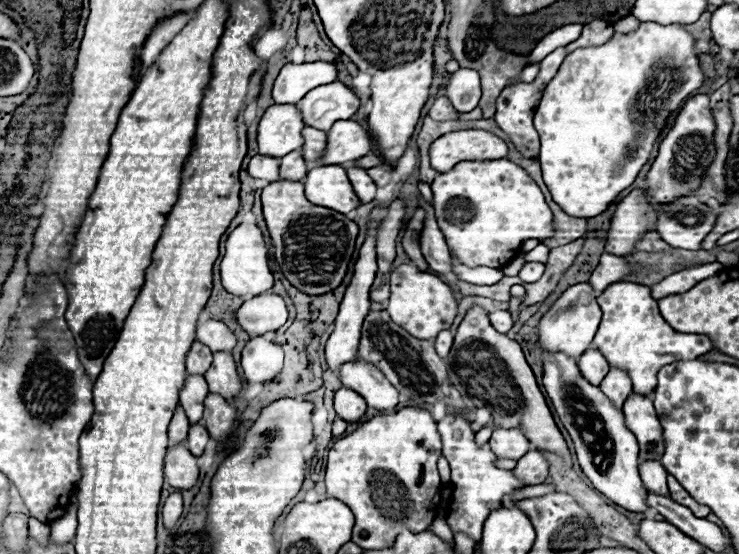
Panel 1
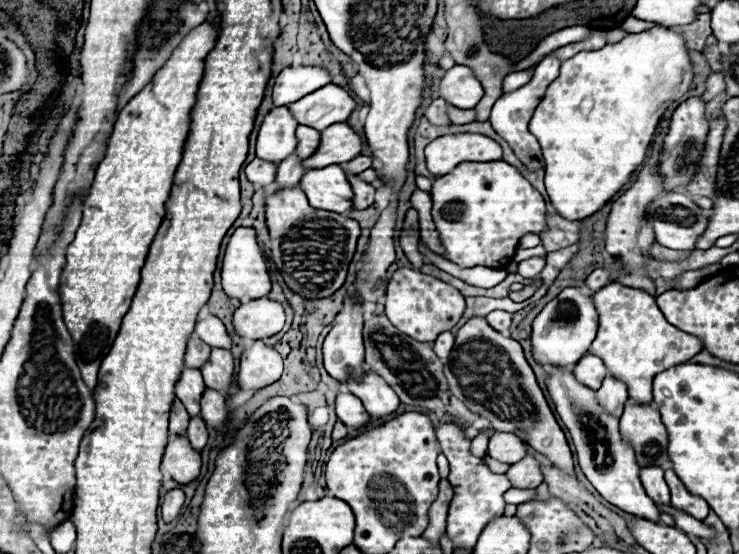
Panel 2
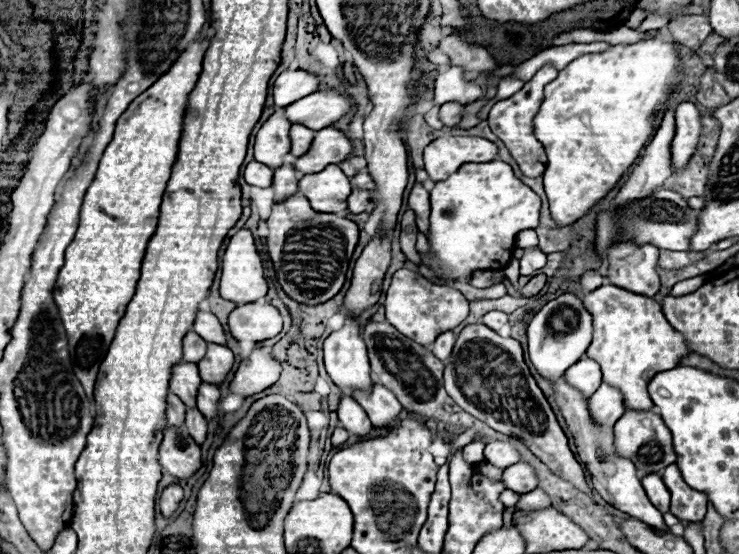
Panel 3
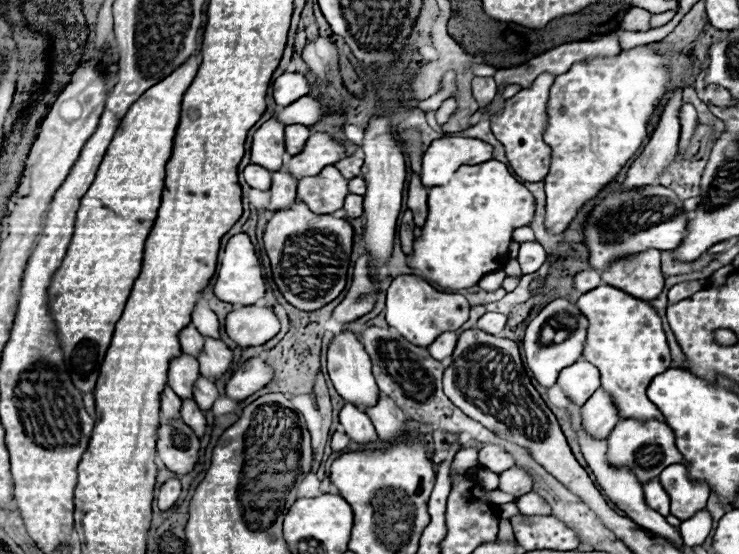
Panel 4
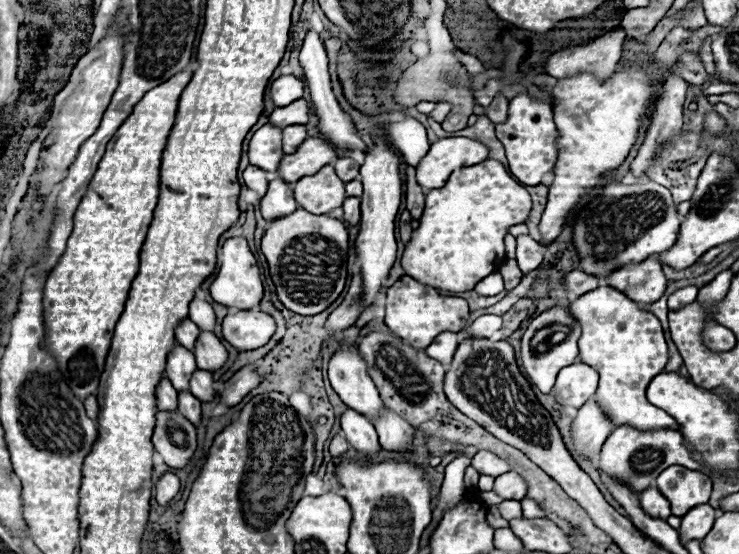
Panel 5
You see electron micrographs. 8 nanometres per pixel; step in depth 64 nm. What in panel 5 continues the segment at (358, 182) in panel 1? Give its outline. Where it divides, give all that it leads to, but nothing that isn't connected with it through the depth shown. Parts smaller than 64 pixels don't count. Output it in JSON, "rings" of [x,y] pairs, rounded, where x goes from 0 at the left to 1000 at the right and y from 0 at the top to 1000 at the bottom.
{"rings":[[[482,354],[468,357],[465,368],[463,368],[463,375],[465,375],[465,397],[474,408],[479,408],[479,404],[487,401],[487,357],[482,357]]]}

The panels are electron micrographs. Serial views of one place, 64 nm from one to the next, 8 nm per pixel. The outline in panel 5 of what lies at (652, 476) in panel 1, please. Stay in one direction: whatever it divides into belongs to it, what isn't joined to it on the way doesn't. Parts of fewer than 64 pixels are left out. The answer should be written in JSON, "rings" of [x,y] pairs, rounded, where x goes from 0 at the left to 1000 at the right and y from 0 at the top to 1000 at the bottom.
{"rings":[[[880,877],[866,892],[866,910],[869,910],[871,924],[877,924],[882,931],[893,931],[899,939],[909,928],[904,903],[896,895],[896,888],[888,877]]]}

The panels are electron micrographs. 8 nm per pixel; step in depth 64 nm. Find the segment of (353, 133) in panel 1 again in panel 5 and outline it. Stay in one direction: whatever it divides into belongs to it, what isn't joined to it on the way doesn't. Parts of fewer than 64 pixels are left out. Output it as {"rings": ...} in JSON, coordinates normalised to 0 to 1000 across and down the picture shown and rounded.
{"rings":[[[414,249],[398,278],[387,278],[376,300],[376,318],[387,329],[401,329],[409,318],[422,318],[436,300],[457,282],[455,267],[438,249]]]}

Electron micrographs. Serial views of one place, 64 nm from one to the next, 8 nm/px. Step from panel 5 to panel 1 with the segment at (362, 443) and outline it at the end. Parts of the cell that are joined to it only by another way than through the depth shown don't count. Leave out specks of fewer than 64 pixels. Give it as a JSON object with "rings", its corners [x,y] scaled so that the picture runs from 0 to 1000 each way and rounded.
{"rings":[[[465,697],[455,708],[452,733],[455,733],[455,747],[457,747],[460,755],[465,755],[468,762],[482,762],[482,758],[487,758],[487,755],[493,751],[493,744],[495,744],[495,726],[493,726],[493,718],[490,718],[484,708],[479,708],[479,704],[474,704],[474,700],[465,700]]]}

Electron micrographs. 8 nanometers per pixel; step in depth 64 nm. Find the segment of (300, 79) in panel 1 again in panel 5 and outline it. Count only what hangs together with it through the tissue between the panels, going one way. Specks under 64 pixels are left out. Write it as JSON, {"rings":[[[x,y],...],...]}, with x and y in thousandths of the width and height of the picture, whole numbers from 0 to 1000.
{"rings":[[[395,134],[392,137],[379,137],[368,148],[365,166],[368,166],[368,181],[371,181],[373,191],[390,191],[398,181],[409,177],[411,152],[409,152],[406,141],[401,141]]]}

